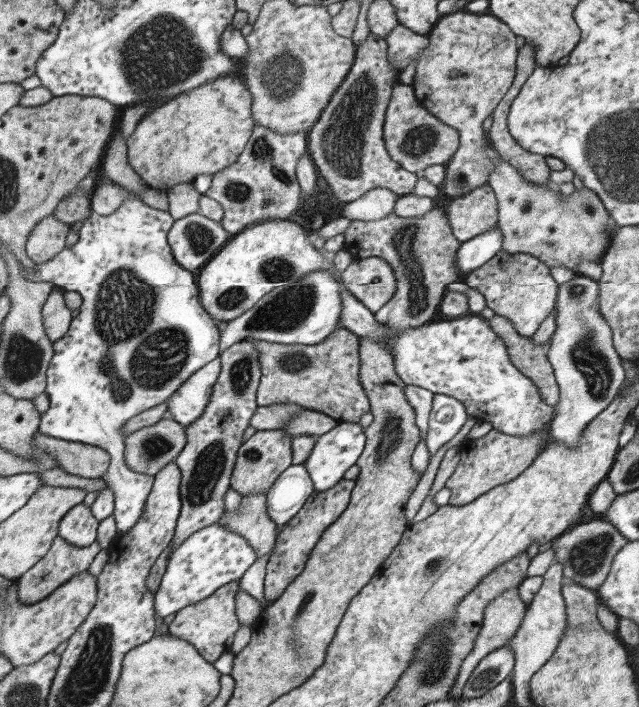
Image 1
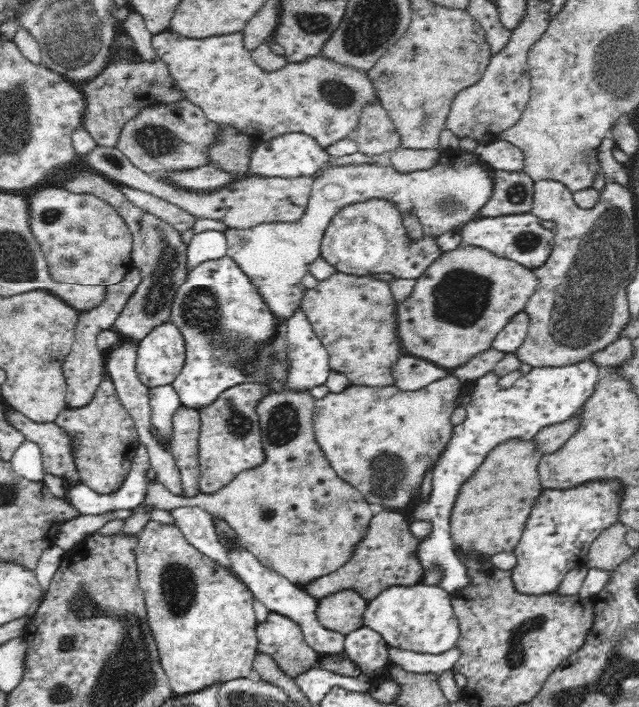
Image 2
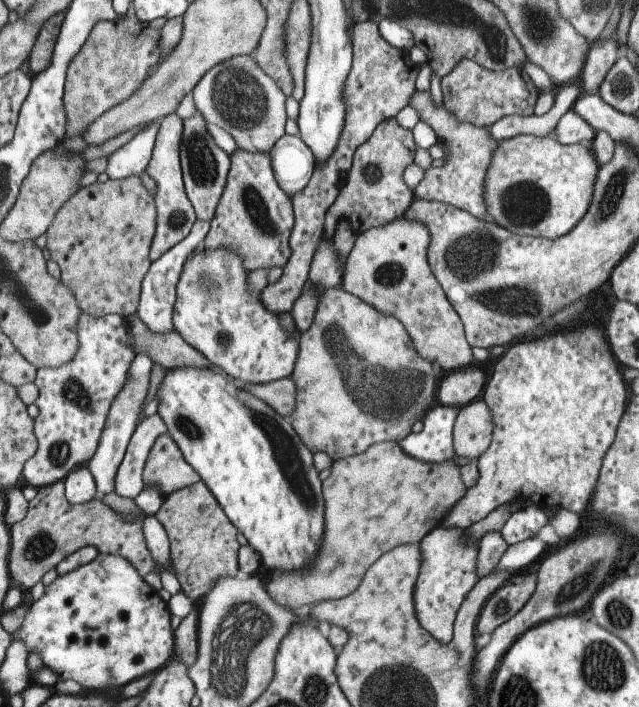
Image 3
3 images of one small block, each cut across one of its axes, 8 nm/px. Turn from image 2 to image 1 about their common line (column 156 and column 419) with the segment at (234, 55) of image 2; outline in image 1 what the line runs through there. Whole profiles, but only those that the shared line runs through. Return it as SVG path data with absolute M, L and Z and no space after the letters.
M397 24L397 28L387 34L385 42L387 42L387 60L391 62L395 72L401 74L405 66L417 60L419 54L427 48L429 38Z

